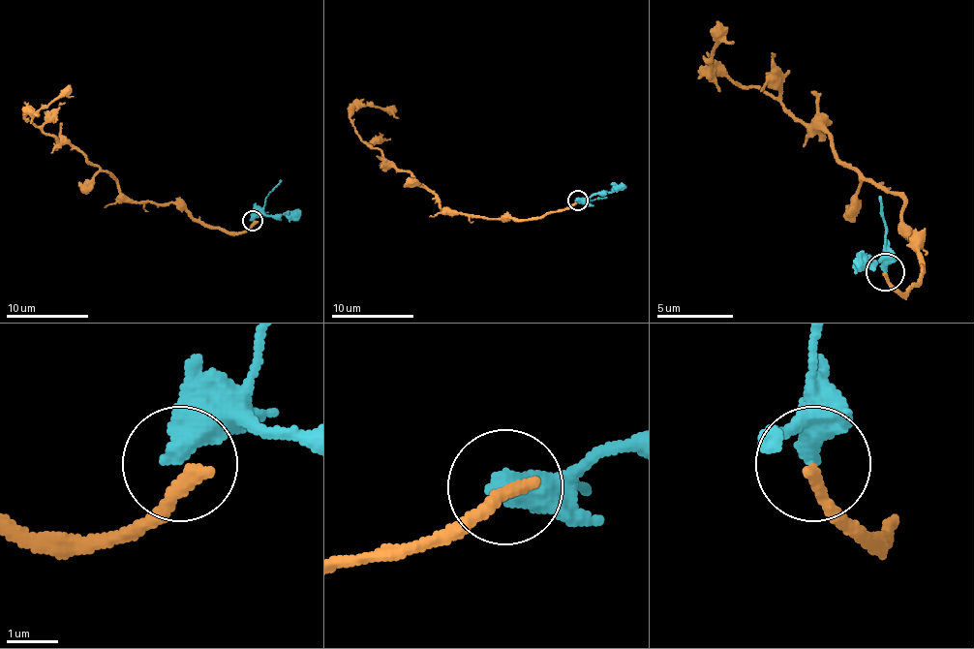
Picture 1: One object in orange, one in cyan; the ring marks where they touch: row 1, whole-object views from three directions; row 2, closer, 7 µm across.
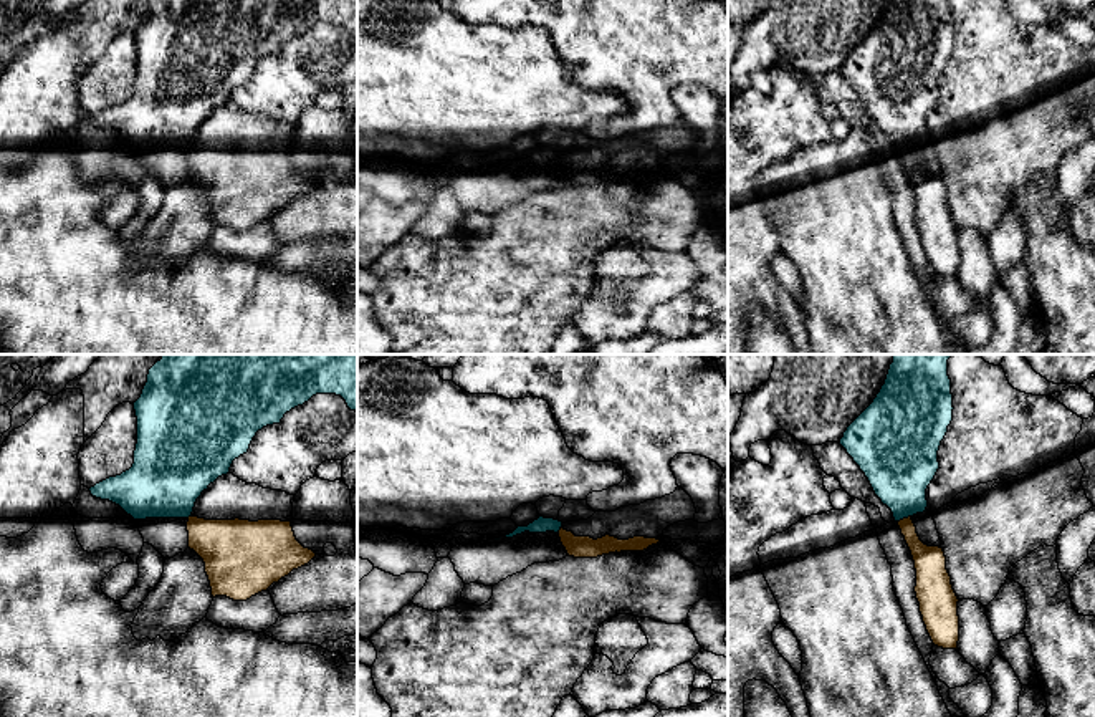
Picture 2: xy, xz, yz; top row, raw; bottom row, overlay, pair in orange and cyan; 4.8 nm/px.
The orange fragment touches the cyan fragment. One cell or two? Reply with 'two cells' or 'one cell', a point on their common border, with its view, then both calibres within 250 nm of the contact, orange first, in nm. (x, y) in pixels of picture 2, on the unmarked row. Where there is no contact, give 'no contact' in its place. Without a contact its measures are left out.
two cells | yz (903, 148) | 160/320 nm

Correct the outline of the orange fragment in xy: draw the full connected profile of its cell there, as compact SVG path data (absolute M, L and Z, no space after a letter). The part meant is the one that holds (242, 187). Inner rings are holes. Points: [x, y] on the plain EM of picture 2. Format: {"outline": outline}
{"outline": "M230 101L202 121L187 151L189 177L203 189L213 227L246 230L316 185L294 166L293 131L294 124L246 113Z"}

